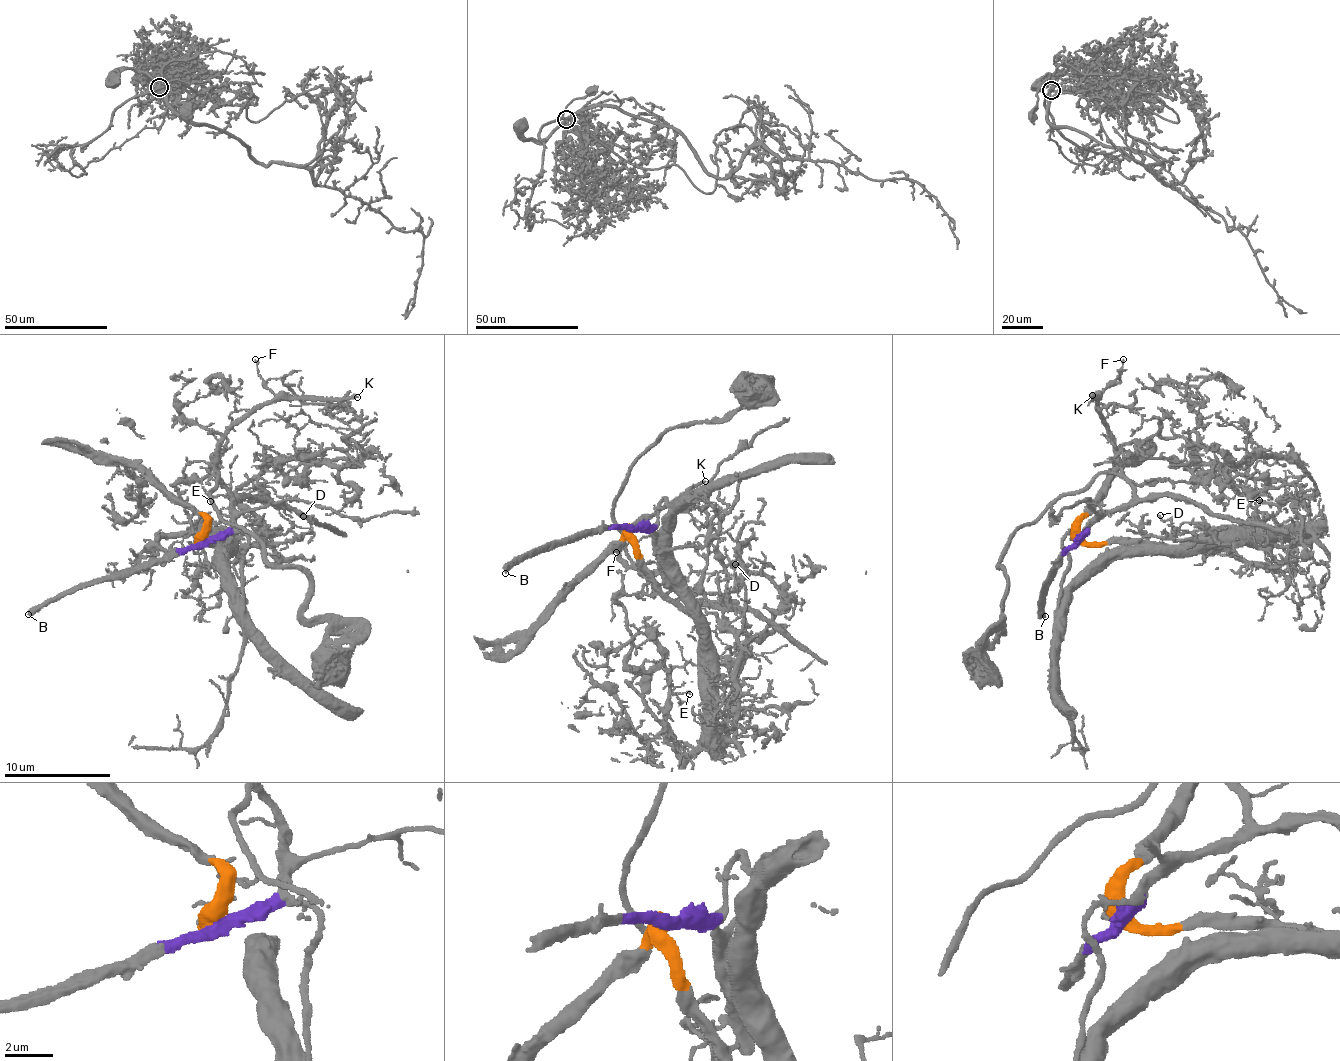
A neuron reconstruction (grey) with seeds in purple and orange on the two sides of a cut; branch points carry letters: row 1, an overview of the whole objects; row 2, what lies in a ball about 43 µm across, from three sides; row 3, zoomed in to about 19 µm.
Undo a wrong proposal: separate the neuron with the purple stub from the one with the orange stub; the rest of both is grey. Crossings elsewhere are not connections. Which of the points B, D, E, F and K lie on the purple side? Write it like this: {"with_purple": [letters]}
{"with_purple": ["B", "F", "K"]}

